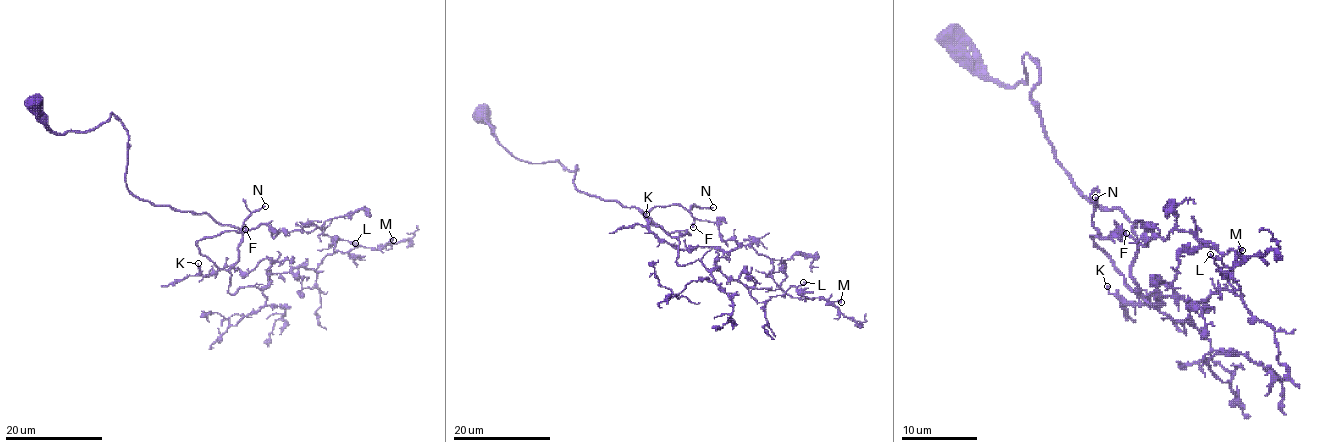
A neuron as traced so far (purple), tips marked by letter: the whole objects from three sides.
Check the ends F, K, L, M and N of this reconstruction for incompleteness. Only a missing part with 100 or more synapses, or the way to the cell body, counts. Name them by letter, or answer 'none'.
N

